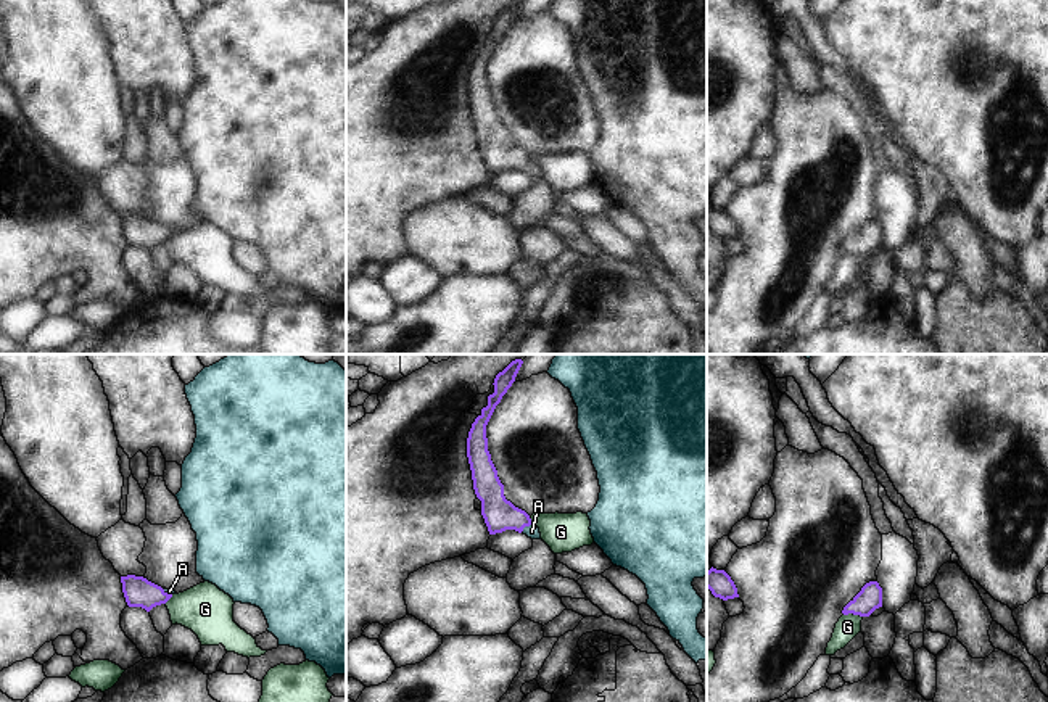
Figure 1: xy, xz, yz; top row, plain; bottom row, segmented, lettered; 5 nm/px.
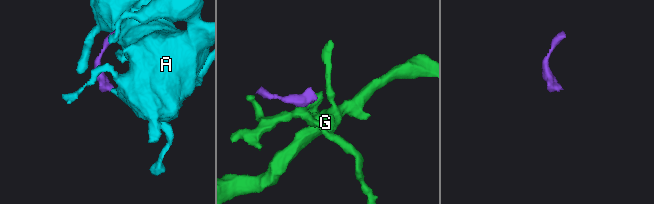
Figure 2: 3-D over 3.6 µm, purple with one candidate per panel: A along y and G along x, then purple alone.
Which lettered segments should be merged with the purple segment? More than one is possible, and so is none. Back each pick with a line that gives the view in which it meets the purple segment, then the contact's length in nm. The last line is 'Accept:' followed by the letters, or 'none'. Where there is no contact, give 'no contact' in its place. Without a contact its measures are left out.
A: xz | 80 nm
Accept: A

